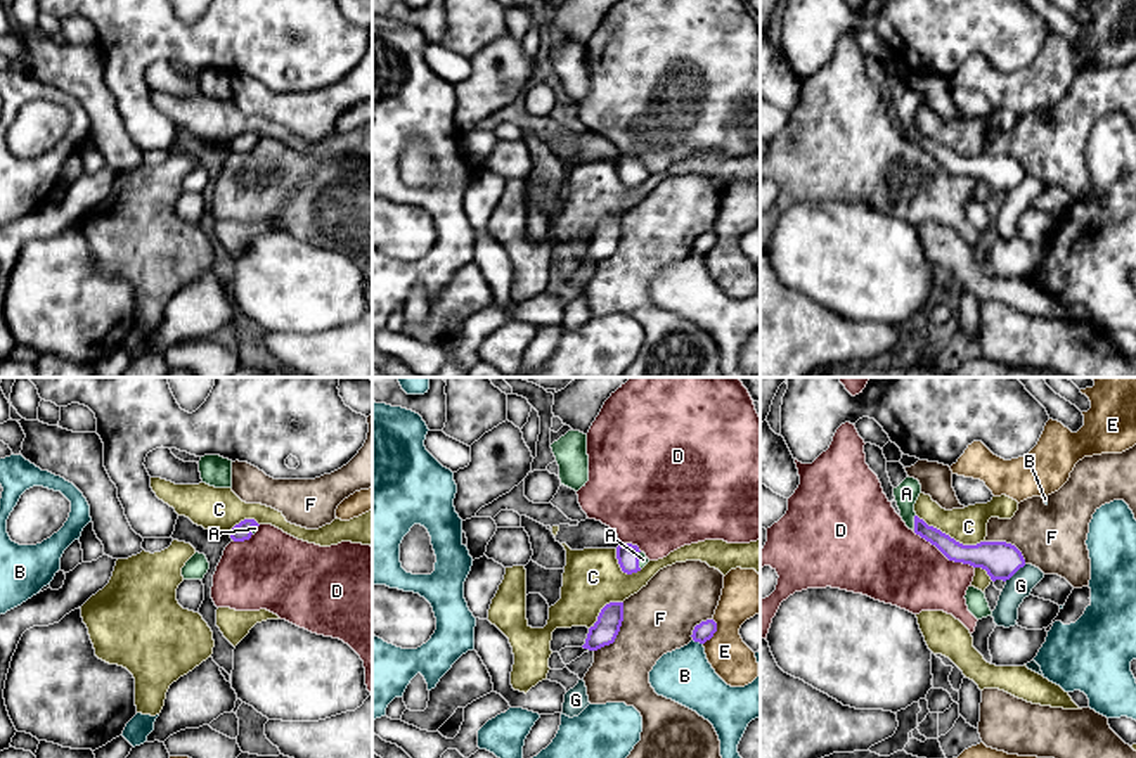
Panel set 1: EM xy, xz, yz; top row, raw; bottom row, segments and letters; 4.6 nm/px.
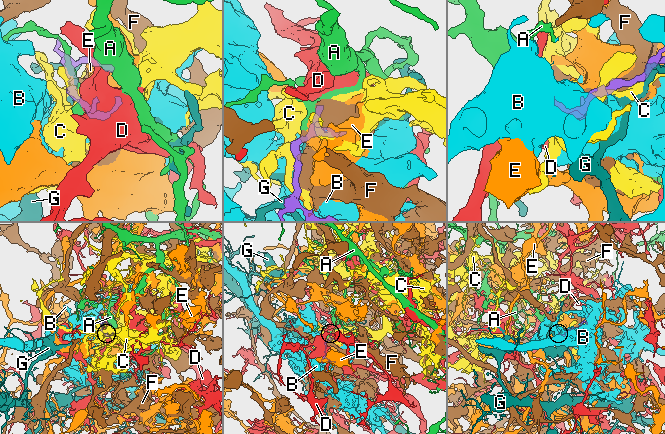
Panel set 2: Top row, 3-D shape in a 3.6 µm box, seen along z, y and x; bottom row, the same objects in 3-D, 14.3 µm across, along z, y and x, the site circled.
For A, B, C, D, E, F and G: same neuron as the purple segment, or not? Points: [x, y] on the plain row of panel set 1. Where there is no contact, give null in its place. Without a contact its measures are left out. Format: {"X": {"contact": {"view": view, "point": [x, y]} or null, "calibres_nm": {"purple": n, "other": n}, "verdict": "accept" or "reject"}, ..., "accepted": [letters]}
{"A": {"contact": {"view": "yz", "point": [915, 135]}, "calibres_nm": {"purple": 90, "other": 110}, "verdict": "accept"}, "B": {"contact": {"view": "xz", "point": [698, 253]}, "calibres_nm": {"purple": 90, "other": 260}, "verdict": "reject"}, "C": {"contact": {"view": "yz", "point": [948, 147]}, "calibres_nm": {"purple": 160, "other": 170}, "verdict": "reject"}, "D": {"contact": {"view": "yz", "point": [944, 167]}, "calibres_nm": {"purple": 160, "other": 360}, "verdict": "reject"}, "E": {"contact": {"view": "xz", "point": [716, 243]}, "calibres_nm": {"purple": 90, "other": 220}, "verdict": "reject"}, "F": {"contact": {"view": "xz", "point": [619, 243]}, "calibres_nm": {"purple": 120, "other": 320}, "verdict": "reject"}, "G": {"contact": {"view": "yz", "point": [1015, 184]}, "calibres_nm": {"purple": 170, "other": 120}, "verdict": "reject"}, "accepted": ["A"]}

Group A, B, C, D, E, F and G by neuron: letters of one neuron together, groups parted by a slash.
A / B / C / D / E / F / G

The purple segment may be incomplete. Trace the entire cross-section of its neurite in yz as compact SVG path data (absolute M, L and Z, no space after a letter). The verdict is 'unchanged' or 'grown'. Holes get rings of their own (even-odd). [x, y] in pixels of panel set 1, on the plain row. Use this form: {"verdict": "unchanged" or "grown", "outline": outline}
{"verdict": "grown", "outline": "M909 88L897 100L894 100L900 130L909 142L935 157L949 173L982 180L992 194L1006 194L1025 178L1022 164L1011 156L980 154L977 157L963 157L940 142L928 138L914 125L914 116L920 106L920 93Z"}

